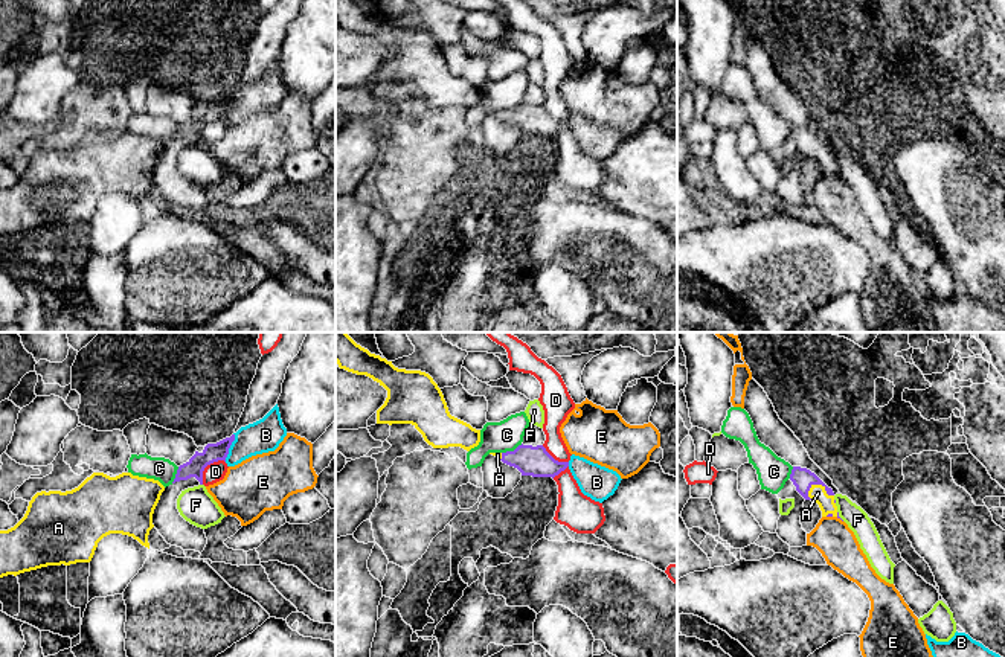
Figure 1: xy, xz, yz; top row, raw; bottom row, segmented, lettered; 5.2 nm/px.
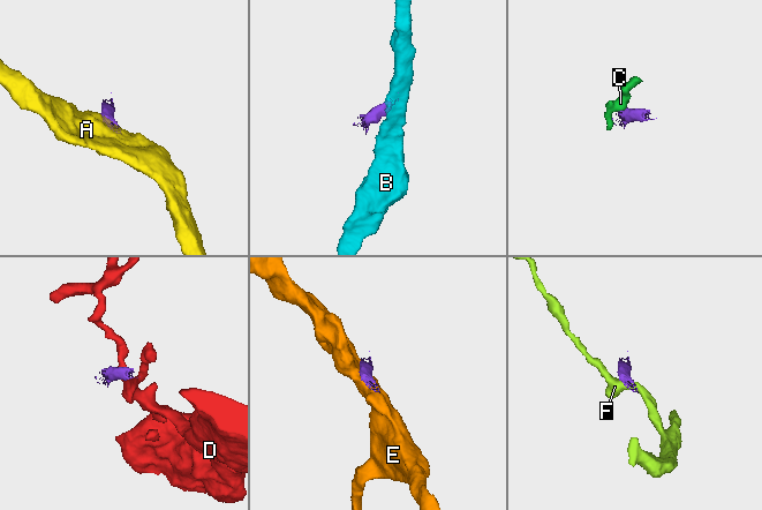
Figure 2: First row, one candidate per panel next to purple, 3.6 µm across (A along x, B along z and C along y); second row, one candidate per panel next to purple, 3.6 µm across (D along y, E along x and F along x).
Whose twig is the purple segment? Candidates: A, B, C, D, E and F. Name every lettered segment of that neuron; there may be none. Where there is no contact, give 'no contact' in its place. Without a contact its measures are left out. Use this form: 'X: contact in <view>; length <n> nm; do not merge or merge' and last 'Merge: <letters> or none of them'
A: contact in yz; length 150 nm; merge
B: contact in xy; length 160 nm; do not merge
C: contact in xz; length 120 nm; do not merge
D: contact in xy; length 180 nm; do not merge
E: contact in yz; length 50 nm; do not merge
F: contact in yz; length 70 nm; do not merge
Merge: A

